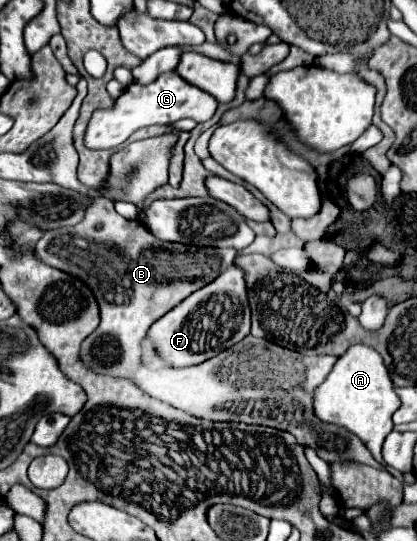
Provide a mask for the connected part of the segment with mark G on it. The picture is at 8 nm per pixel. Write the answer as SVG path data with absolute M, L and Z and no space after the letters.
M175 71L163 73L163 75L159 75L159 79L155 79L147 87L129 85L123 91L123 95L115 99L113 109L95 111L91 121L89 121L87 133L85 133L85 145L89 149L111 149L111 147L117 147L119 143L123 143L139 127L167 125L167 123L173 123L173 121L179 121L179 119L185 119L185 117L189 117L197 123L203 123L203 121L213 117L217 105L219 103L211 95L189 85Z

